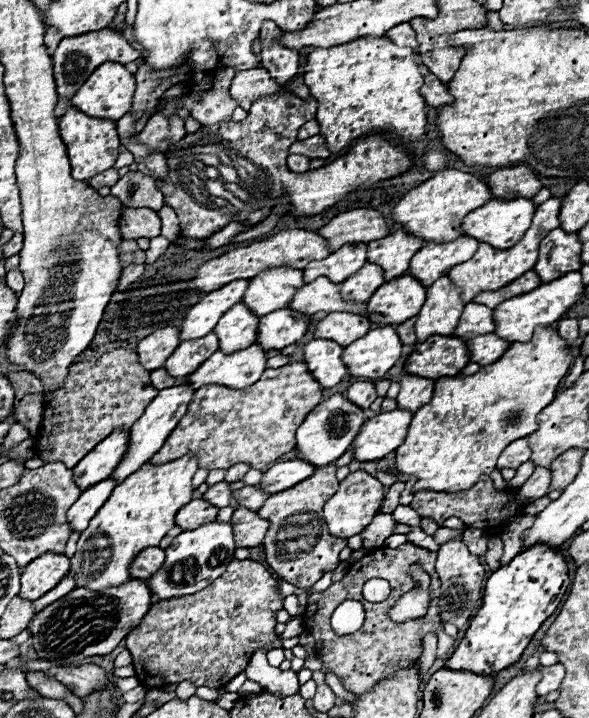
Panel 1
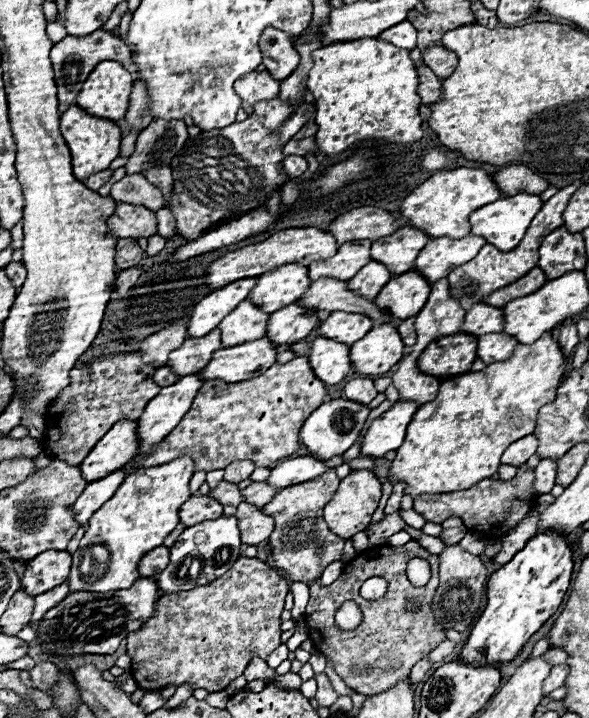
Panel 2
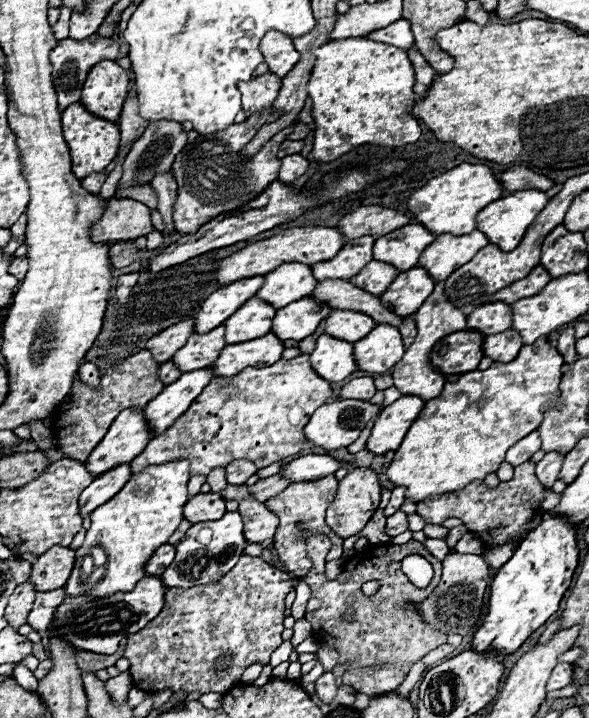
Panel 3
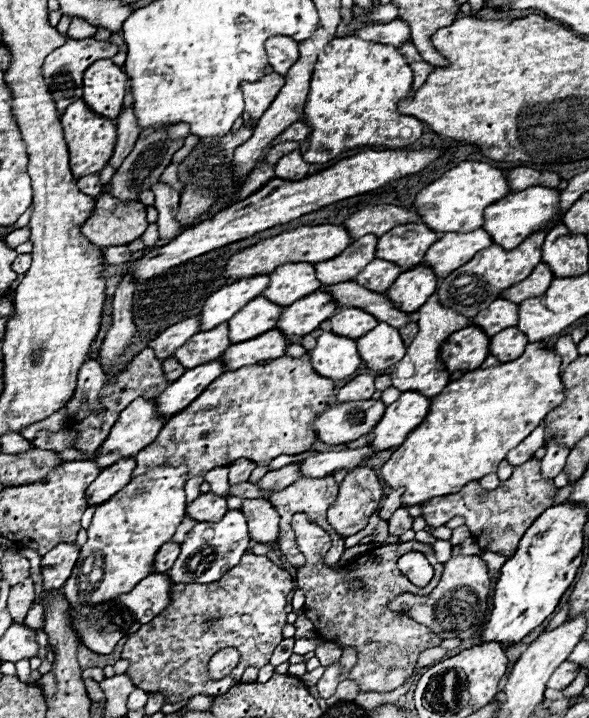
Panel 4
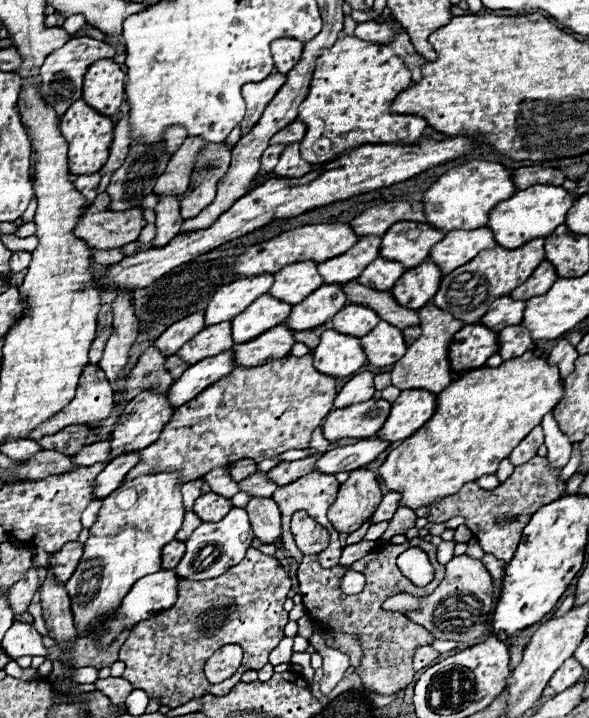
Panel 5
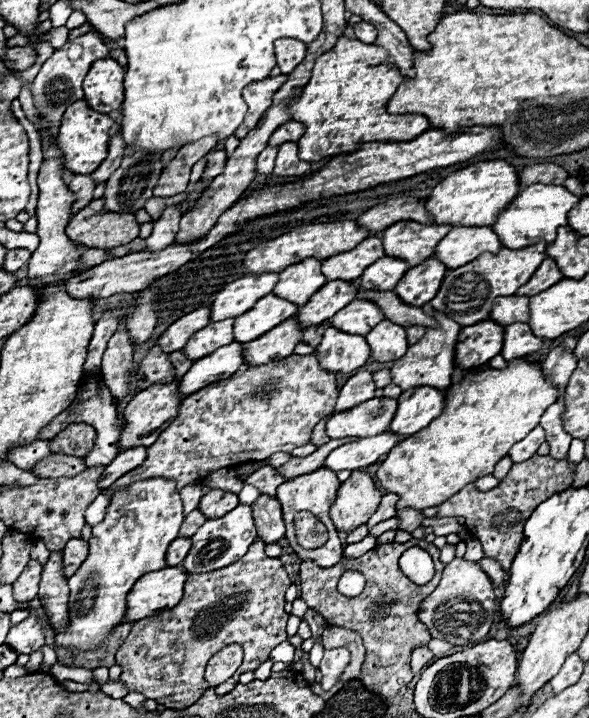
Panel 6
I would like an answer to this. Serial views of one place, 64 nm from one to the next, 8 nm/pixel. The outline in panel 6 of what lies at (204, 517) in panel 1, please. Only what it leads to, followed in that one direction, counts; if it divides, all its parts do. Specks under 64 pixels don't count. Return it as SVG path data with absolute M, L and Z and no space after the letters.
M210 490L200 500L200 510L206 518L218 518L220 514L228 514L228 510L238 506L238 494L224 492L224 490Z

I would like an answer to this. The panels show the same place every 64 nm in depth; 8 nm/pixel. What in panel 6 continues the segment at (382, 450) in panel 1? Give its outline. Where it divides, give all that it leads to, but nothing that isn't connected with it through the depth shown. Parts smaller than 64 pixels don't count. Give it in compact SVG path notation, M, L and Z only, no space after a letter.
M420 386L416 390L406 390L398 398L398 410L390 424L390 432L400 436L412 436L426 428L428 422L436 420L446 406L446 390L434 390L430 386Z

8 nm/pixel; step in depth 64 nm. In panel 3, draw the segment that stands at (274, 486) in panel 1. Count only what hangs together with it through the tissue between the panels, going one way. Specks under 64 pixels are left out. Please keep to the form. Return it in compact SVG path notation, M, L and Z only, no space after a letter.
M306 454L286 464L282 468L282 474L288 474L288 480L292 482L308 482L334 474L344 464L344 460L334 458L330 454Z

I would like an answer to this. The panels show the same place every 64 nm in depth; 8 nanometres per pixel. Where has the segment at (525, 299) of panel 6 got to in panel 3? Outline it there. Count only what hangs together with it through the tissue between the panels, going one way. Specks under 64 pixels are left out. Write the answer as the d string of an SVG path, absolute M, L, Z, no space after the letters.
M492 302L488 306L480 306L468 316L468 330L476 330L482 334L500 334L512 326L512 310L506 302Z

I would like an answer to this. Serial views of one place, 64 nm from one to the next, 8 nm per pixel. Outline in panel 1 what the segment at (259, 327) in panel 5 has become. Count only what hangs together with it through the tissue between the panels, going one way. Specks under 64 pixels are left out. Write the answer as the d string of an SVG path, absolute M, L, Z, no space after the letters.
M232 306L232 310L228 310L228 314L224 314L224 318L220 318L214 328L220 340L220 350L240 350L240 346L250 346L252 342L256 342L258 322L260 316L248 310L248 306Z

